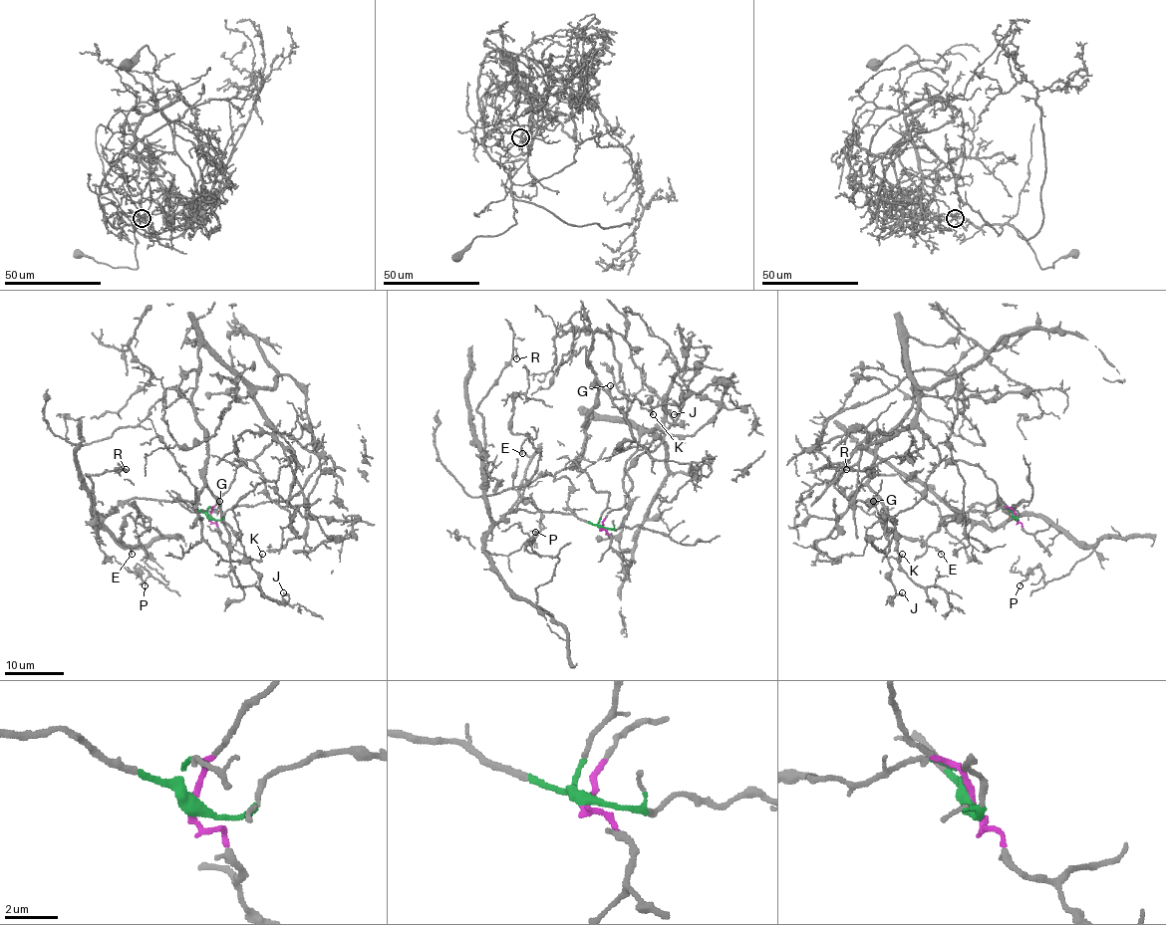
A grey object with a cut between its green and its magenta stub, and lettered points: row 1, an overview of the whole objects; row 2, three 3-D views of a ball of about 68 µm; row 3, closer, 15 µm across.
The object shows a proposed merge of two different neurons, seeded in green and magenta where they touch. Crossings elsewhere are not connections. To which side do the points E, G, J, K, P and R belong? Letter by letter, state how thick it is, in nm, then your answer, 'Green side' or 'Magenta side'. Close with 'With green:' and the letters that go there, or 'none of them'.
E: Thickness 140 nm. Green side
G: Thickness 140 nm. Magenta side
J: Thickness 170 nm. Magenta side
K: Thickness 150 nm. Magenta side
P: Thickness 90 nm. Green side
R: Thickness 130 nm. Green side
With green: E, P, R

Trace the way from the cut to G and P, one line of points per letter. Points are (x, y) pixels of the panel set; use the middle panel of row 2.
G: (600, 527), (624, 505), (627, 471), (664, 437), (589, 415), (583, 425), (597, 381), (611, 385)
P: (600, 527), (512, 510), (495, 524), (485, 557), (535, 605), (559, 560), (528, 551), (535, 532)

